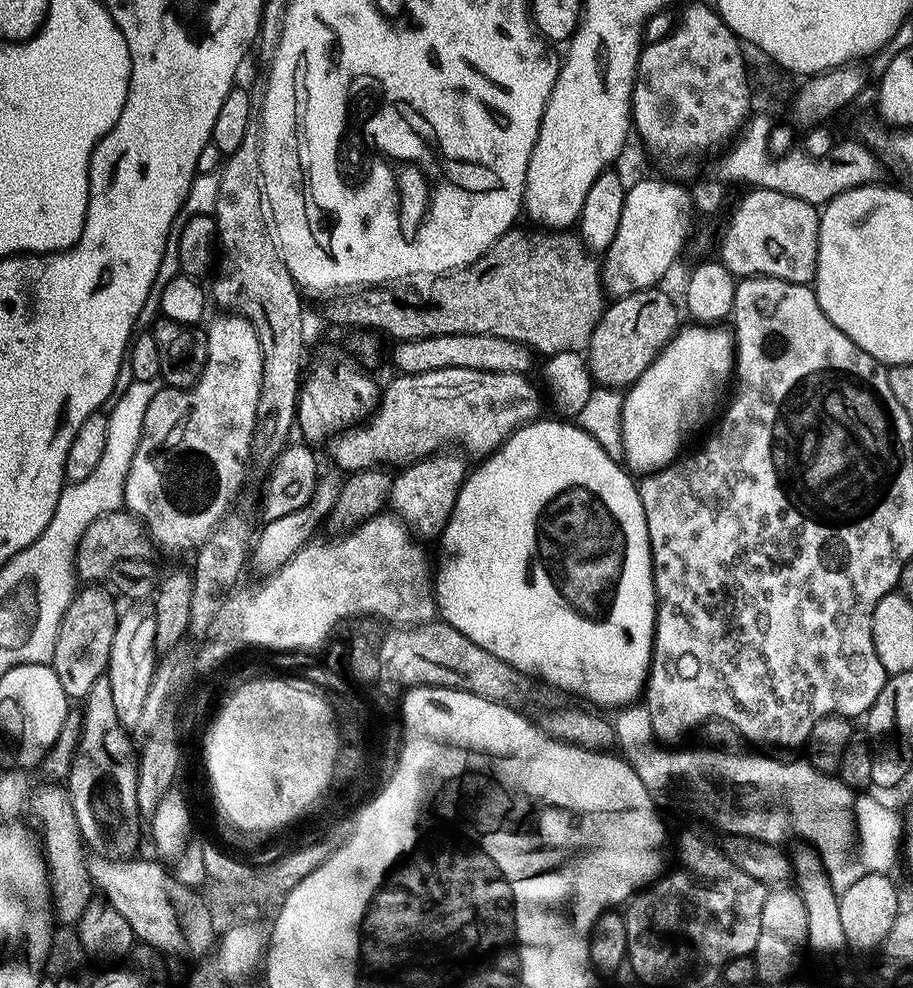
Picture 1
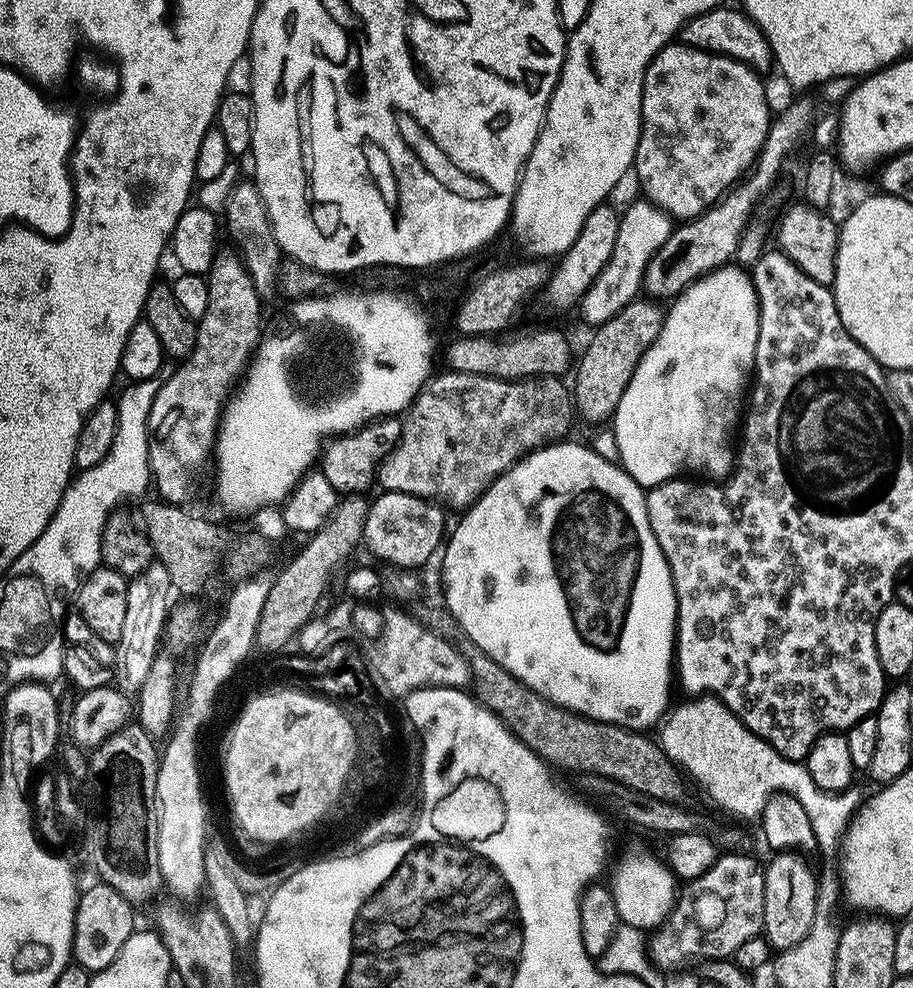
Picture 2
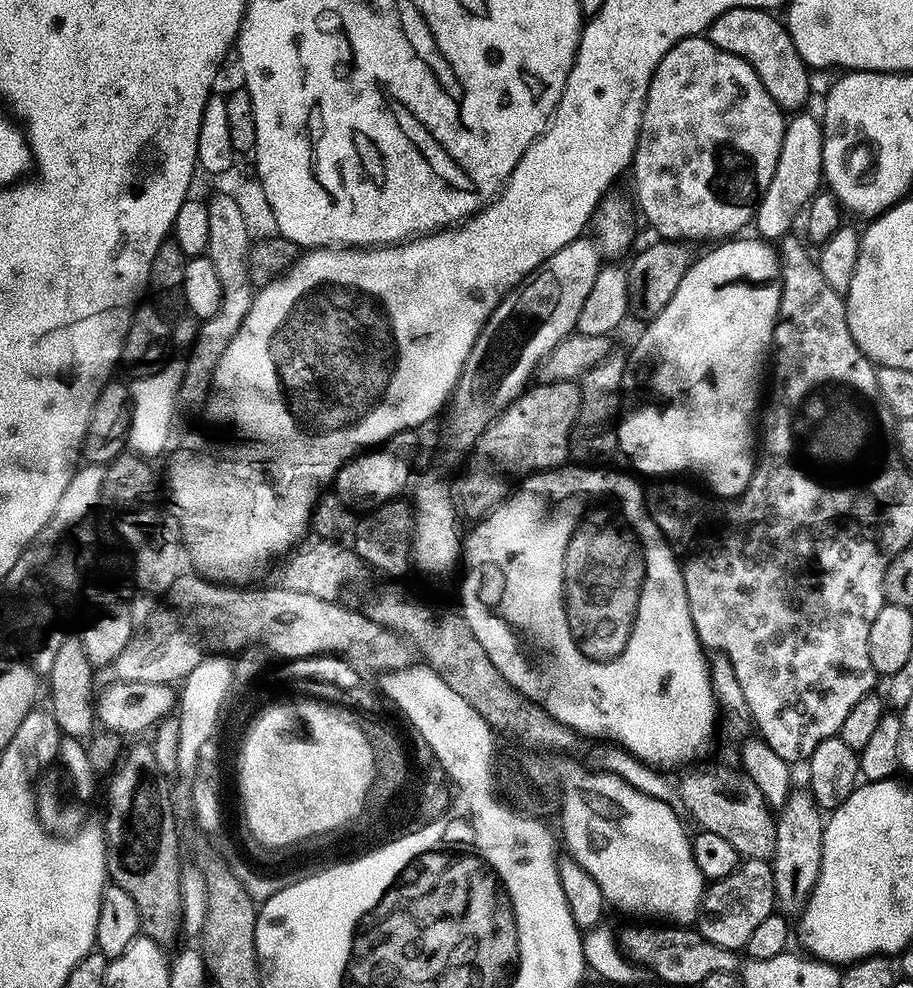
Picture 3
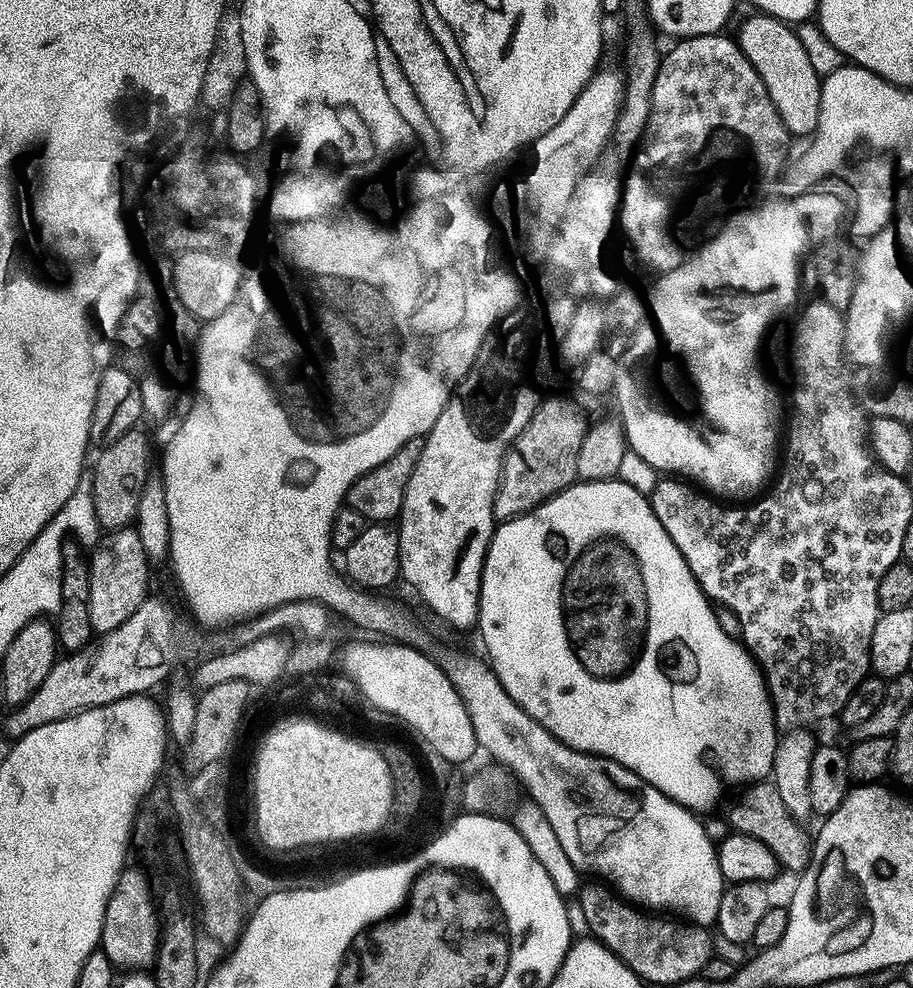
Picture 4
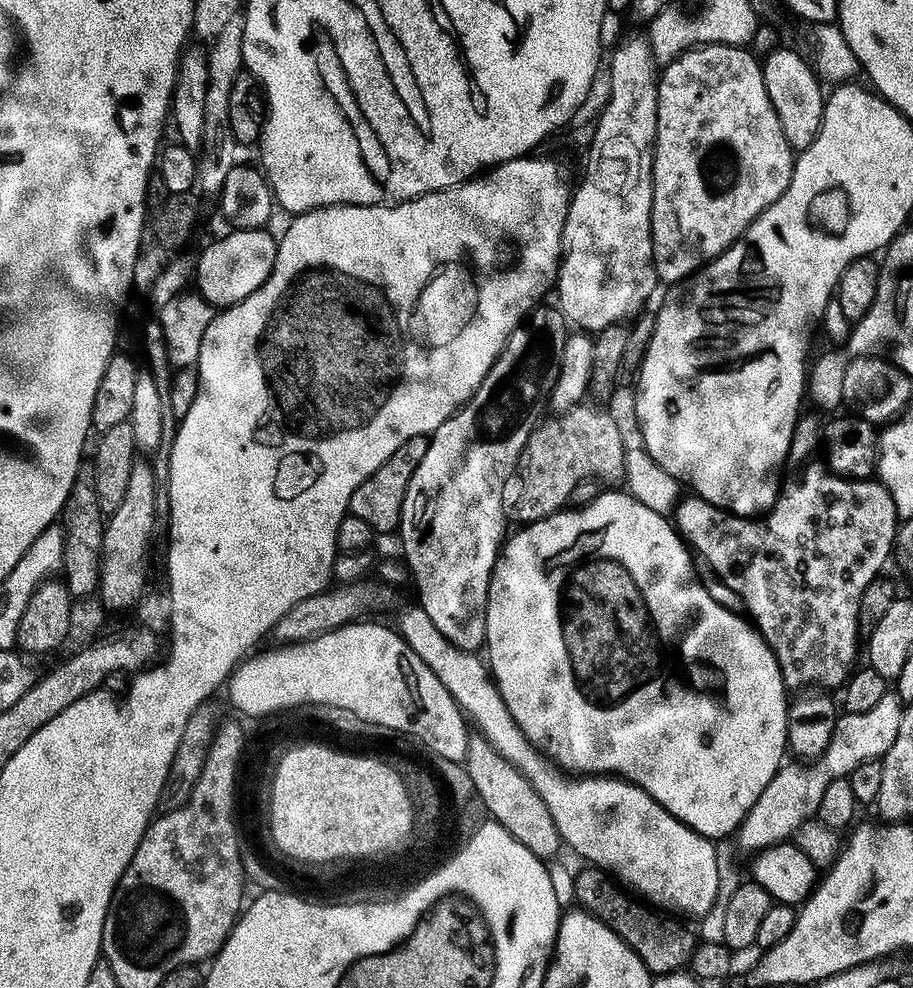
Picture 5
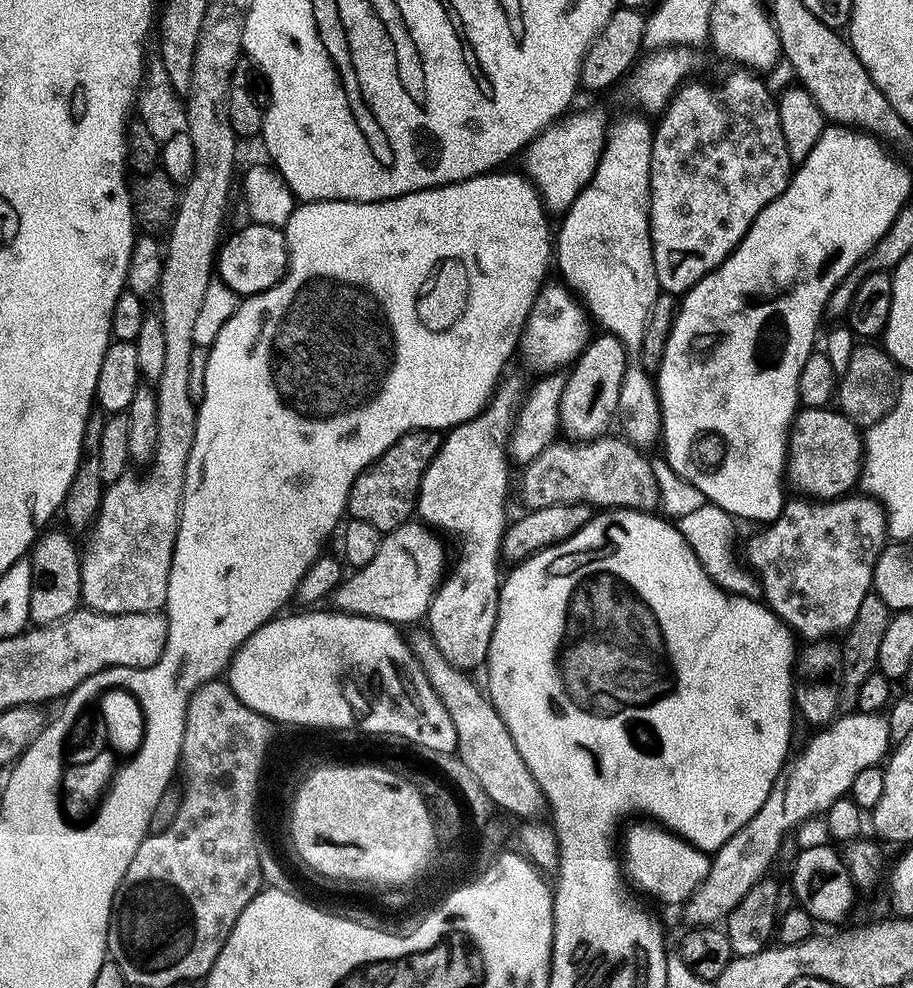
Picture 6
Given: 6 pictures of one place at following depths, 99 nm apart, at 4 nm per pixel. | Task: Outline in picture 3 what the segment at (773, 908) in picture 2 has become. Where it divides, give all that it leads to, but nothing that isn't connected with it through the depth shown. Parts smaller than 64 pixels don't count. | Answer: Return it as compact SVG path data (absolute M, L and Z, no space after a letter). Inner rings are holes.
M793 791L787 803L779 811L776 827L776 851L771 853L770 863L774 874L776 908L784 914L799 914L812 893L818 878L822 858L822 834L826 823L821 809L807 791Z

